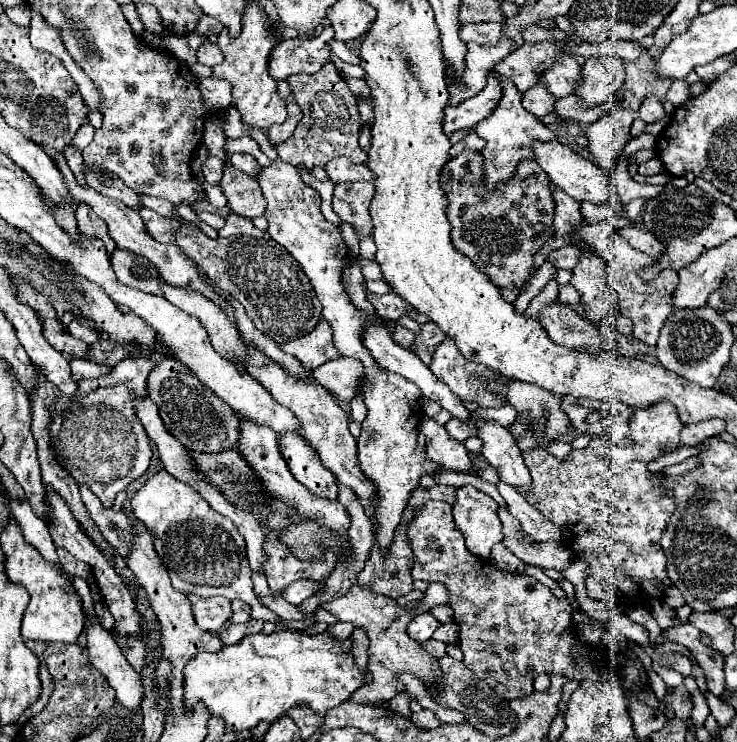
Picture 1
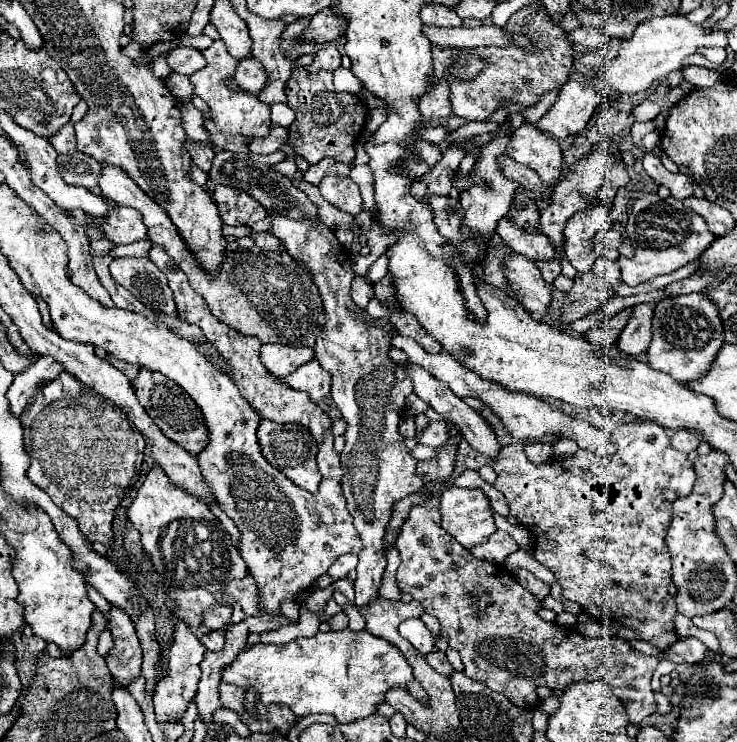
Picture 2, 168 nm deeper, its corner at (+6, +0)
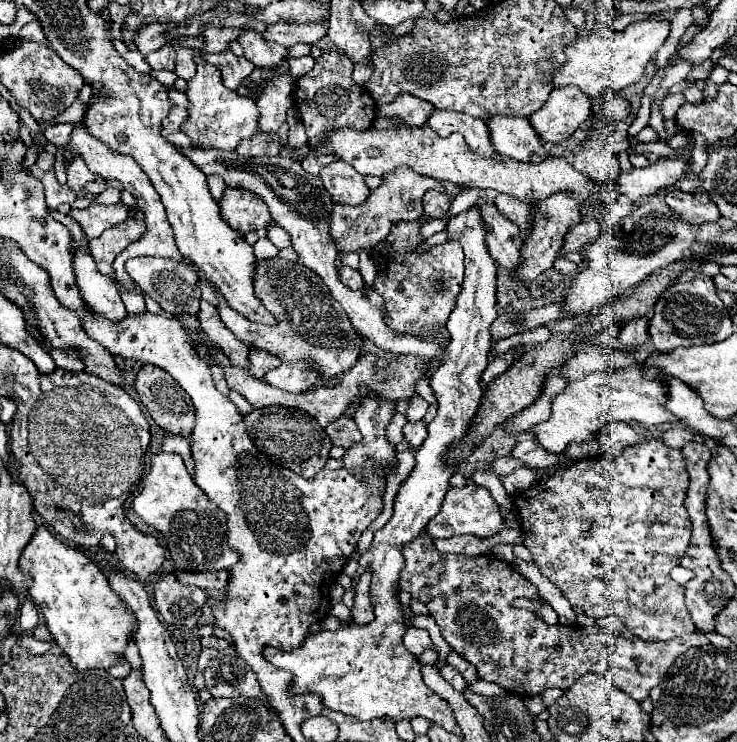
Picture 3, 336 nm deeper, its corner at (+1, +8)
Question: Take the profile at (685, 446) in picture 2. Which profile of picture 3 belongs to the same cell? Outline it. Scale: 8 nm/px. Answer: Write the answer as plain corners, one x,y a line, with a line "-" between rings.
670,428
662,434
662,440
666,446
672,448
682,448
684,444
688,444
690,440
694,440
694,434
688,428

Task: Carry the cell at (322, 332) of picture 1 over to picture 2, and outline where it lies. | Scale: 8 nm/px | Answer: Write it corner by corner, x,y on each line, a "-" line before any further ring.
263,344
261,350
261,364
273,374
275,378
285,378
305,362
313,358
313,350
305,348
291,348
291,346
277,346
277,344

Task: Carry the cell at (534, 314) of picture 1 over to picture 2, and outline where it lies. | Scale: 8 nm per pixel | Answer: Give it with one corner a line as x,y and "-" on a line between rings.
603,142
599,146
593,146
593,152
587,156
587,158
581,158
579,162
573,164
573,174
569,174
563,182
559,182
547,202
547,206
541,208
539,212
539,228
541,232
551,240
553,248
555,248
555,258
553,260
547,260
547,262
535,262
535,266
539,268
541,272
541,278
545,280
545,284
553,284
553,280
561,274
561,256
563,256
563,244
565,244
565,236
563,236
563,228
565,228
565,222
577,212
577,210
583,210
585,204
589,200
595,198
597,190
603,186
605,182
605,176
609,174
611,166
615,164
613,156
609,156
609,152
601,152
601,150
609,150
609,144

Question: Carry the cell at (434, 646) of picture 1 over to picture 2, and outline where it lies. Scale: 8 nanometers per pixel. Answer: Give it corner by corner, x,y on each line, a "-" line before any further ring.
431,652
431,654
427,654
425,658
427,658
427,662
429,662
429,664
439,672
439,674
451,678
453,668
451,668
451,664
447,662
447,656
445,656
443,652

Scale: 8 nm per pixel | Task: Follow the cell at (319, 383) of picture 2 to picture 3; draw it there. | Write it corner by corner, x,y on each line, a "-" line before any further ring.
298,362
298,366
282,364
274,370
270,370
264,378
268,384
294,392
294,394
312,390
322,380
322,378
318,378
318,370
310,370
310,366
306,366
306,362

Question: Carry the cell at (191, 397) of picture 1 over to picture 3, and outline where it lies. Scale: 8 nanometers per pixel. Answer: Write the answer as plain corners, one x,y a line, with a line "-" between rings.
144,364
136,374
134,386
140,396
140,402
146,406
148,414
162,430
176,432
178,436
190,438
190,434
194,430
194,404
190,402
190,396
182,390
182,386
178,386
178,382
174,382
174,378
170,378
170,374
166,374
158,366

